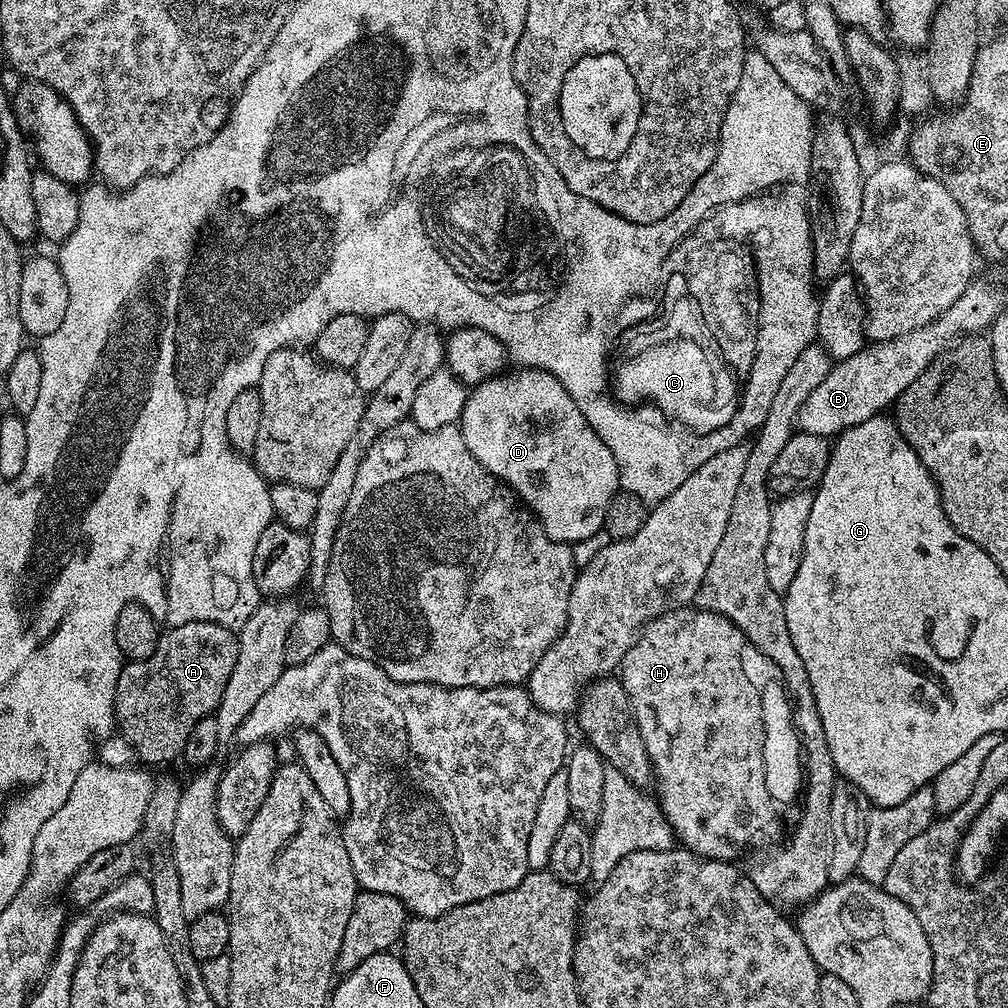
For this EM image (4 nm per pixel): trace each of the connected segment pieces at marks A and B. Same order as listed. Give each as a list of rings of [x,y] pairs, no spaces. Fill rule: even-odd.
[[[195,620],[161,633],[150,658],[128,660],[116,683],[116,722],[119,735],[132,744],[137,757],[148,764],[168,764],[179,757],[190,730],[220,705],[226,682],[238,662],[239,639],[224,624]]]
[[[973,279],[958,300],[928,325],[893,340],[869,343],[850,358],[835,361],[826,379],[810,393],[806,402],[802,402],[796,428],[806,434],[835,438],[841,432],[881,415],[895,405],[906,386],[910,386],[910,382],[914,382],[914,378],[918,378],[918,374],[922,374],[922,370],[926,370],[926,366],[930,366],[938,354],[952,347],[962,336],[991,329],[1005,307],[1004,292],[994,281]]]

